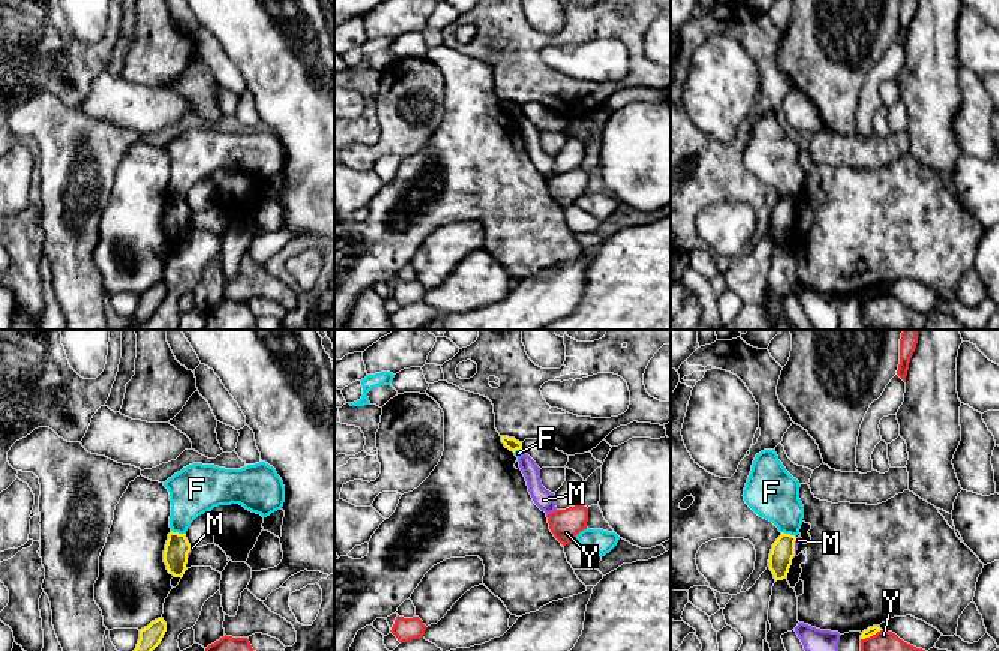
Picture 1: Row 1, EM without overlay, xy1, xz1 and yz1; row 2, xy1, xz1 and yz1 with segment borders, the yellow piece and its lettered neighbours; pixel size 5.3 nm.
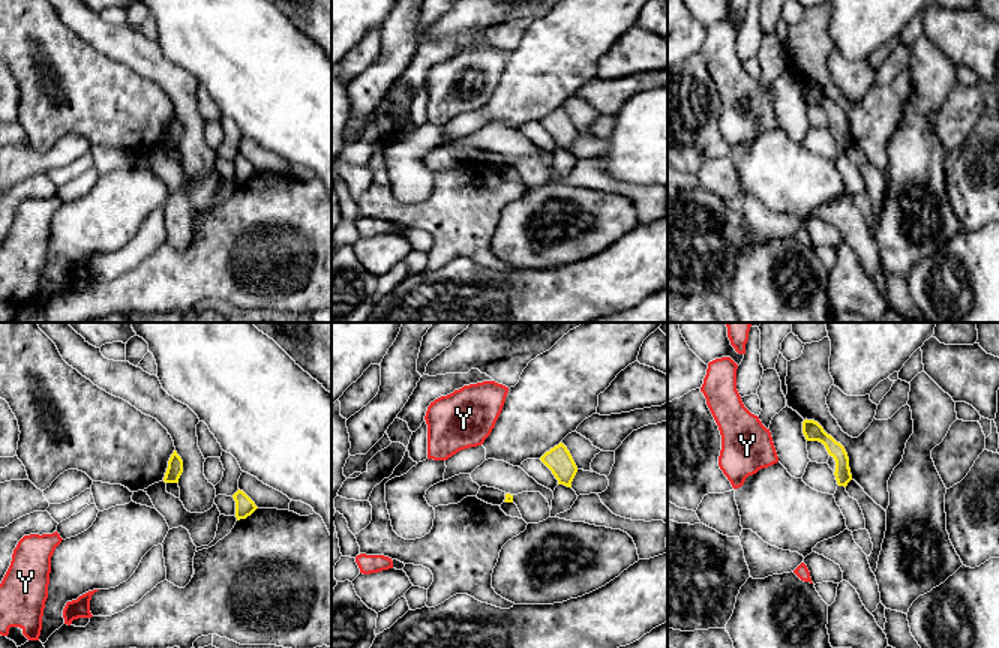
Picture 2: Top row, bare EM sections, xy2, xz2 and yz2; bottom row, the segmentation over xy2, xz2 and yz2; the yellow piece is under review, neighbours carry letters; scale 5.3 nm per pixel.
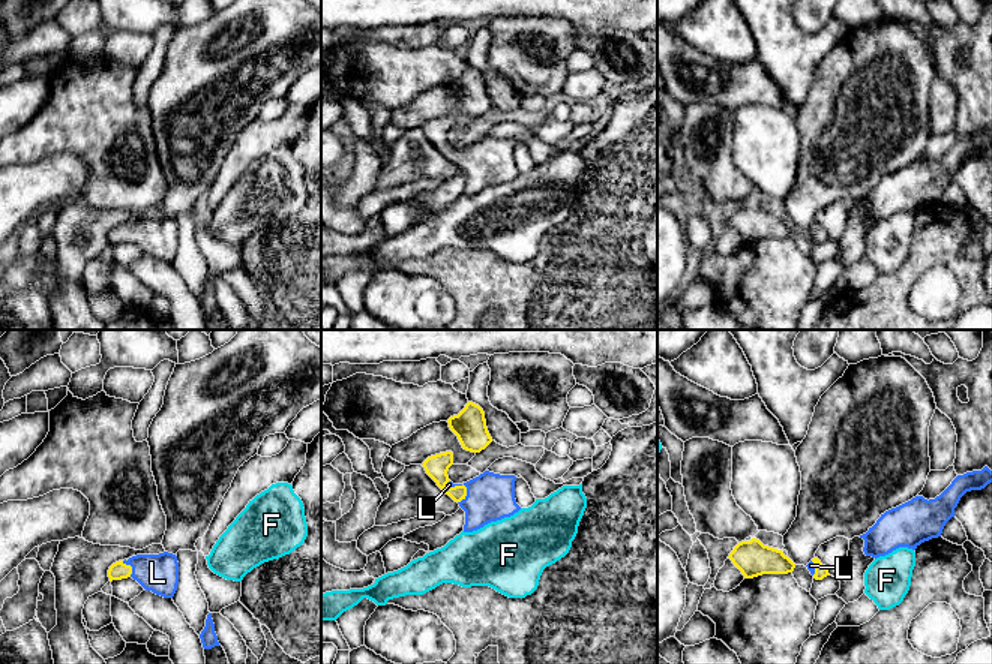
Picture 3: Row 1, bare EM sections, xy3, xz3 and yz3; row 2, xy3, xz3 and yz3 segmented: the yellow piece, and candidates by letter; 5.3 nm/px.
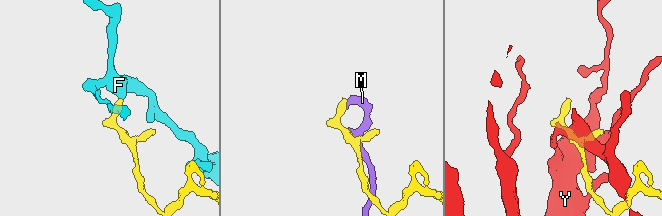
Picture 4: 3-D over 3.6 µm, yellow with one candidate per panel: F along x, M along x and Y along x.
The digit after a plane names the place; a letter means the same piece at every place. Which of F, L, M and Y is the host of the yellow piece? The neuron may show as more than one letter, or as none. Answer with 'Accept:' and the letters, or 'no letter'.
Accept: L

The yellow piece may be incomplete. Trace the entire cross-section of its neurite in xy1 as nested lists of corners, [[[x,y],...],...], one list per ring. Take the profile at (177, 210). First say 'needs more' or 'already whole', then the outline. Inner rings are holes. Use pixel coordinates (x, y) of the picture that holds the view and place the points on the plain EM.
already whole; [[[170,196],[164,214],[164,226],[166,234],[174,242],[183,242],[188,228],[188,218],[190,216],[190,208],[186,198]]]

